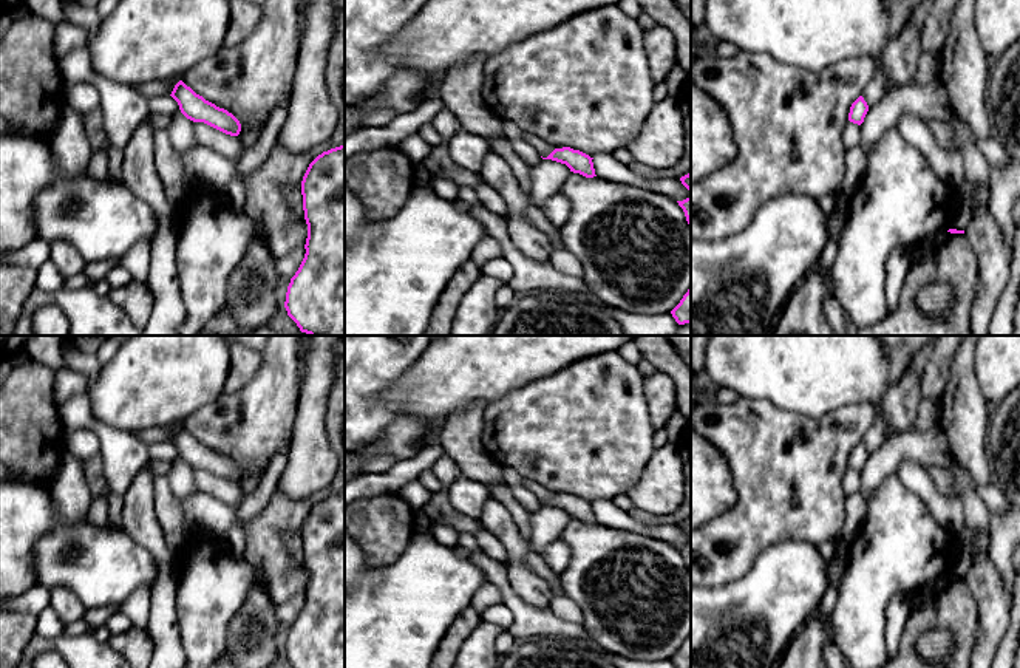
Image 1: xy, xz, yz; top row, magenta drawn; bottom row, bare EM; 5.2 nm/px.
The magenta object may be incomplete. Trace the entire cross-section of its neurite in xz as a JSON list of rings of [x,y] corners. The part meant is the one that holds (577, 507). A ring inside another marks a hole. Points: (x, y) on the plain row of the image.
[[[570,493],[555,495],[547,504],[542,506],[552,506],[566,510],[570,515],[570,518],[580,520],[586,524],[597,523],[592,509],[593,504]]]

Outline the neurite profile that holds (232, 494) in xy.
[[[193,469],[193,478],[198,492],[209,493],[233,509],[238,509],[246,496],[238,482],[226,481],[204,469]]]

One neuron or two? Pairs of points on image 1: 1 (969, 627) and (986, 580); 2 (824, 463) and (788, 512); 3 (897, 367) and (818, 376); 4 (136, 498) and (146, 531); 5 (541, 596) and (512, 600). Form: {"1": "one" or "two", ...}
{"1": "two", "2": "one", "3": "two", "4": "one", "5": "two"}

